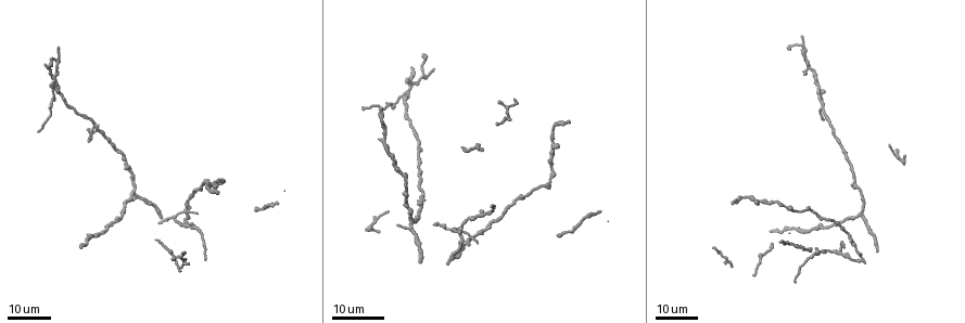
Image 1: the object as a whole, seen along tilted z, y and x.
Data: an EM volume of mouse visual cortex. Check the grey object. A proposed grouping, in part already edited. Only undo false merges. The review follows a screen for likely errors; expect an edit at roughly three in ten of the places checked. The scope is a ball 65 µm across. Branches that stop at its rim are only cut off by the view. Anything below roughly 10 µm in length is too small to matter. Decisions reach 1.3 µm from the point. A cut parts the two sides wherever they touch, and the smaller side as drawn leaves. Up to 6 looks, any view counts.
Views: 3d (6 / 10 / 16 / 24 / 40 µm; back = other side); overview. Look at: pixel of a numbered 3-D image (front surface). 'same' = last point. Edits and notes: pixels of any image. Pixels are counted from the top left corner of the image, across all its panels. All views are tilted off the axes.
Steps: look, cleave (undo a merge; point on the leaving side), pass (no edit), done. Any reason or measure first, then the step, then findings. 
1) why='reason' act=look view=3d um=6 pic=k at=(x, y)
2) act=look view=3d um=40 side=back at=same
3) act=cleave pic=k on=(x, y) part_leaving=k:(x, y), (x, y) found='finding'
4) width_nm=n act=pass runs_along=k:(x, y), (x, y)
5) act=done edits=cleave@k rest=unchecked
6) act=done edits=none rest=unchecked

why='thin neck' act=look view=3d um=16 pic=1 at=(853, 179)

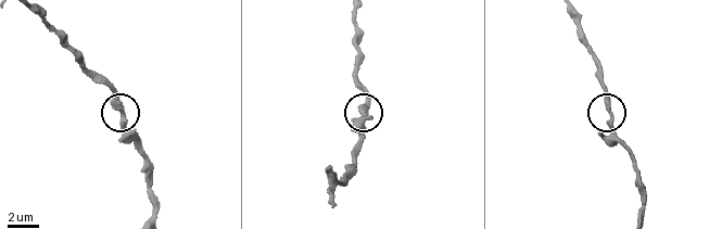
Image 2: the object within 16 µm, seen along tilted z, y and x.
act=look view=3d um=6 pic=2 at=(612, 111)

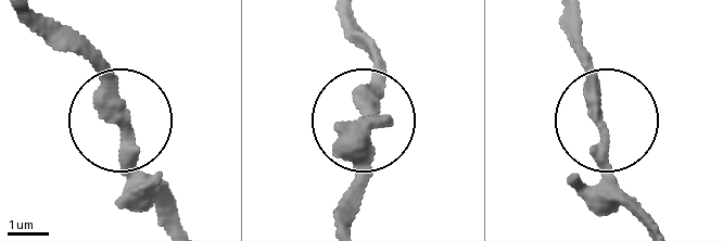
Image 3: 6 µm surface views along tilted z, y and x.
act=pass found='one cell here'

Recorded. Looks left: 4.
why='side arm on a straight run' act=look view=3d um=16 pic=1 at=(131, 191)

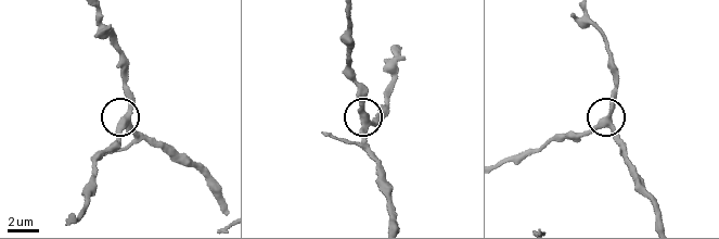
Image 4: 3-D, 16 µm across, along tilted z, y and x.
act=look view=3d um=10 pic=4 at=(122, 118)

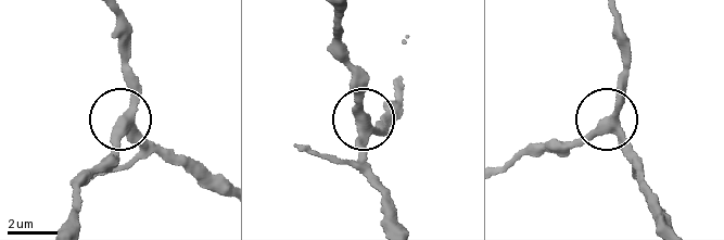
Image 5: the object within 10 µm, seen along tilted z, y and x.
side_arm_um=29 act=pass found='all the same cell'

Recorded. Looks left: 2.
act=look view=3d um=24 pic=1 at=(54, 88)

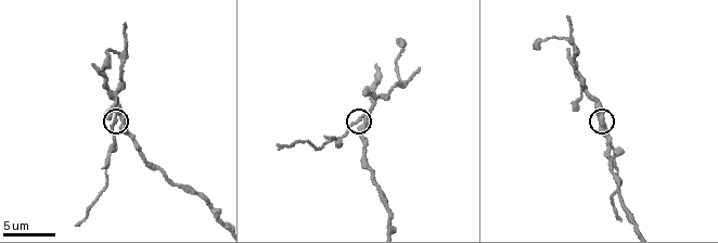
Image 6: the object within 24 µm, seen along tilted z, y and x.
act=look view=3d um=10 pic=6 at=(355, 122)

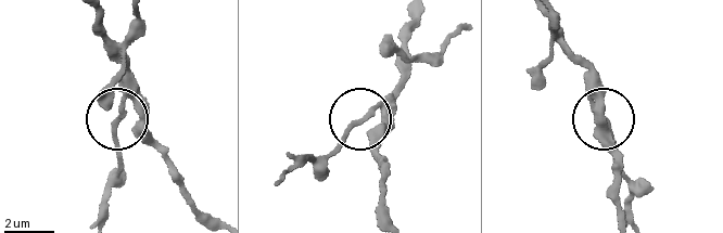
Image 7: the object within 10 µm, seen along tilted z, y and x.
act=pass runs_along=7:(214, 222), (192, 201), (167, 154), (117, 120), (122, 169) found='continuous, no second cell'

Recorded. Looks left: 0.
act=done edits=none rest=unchecked

